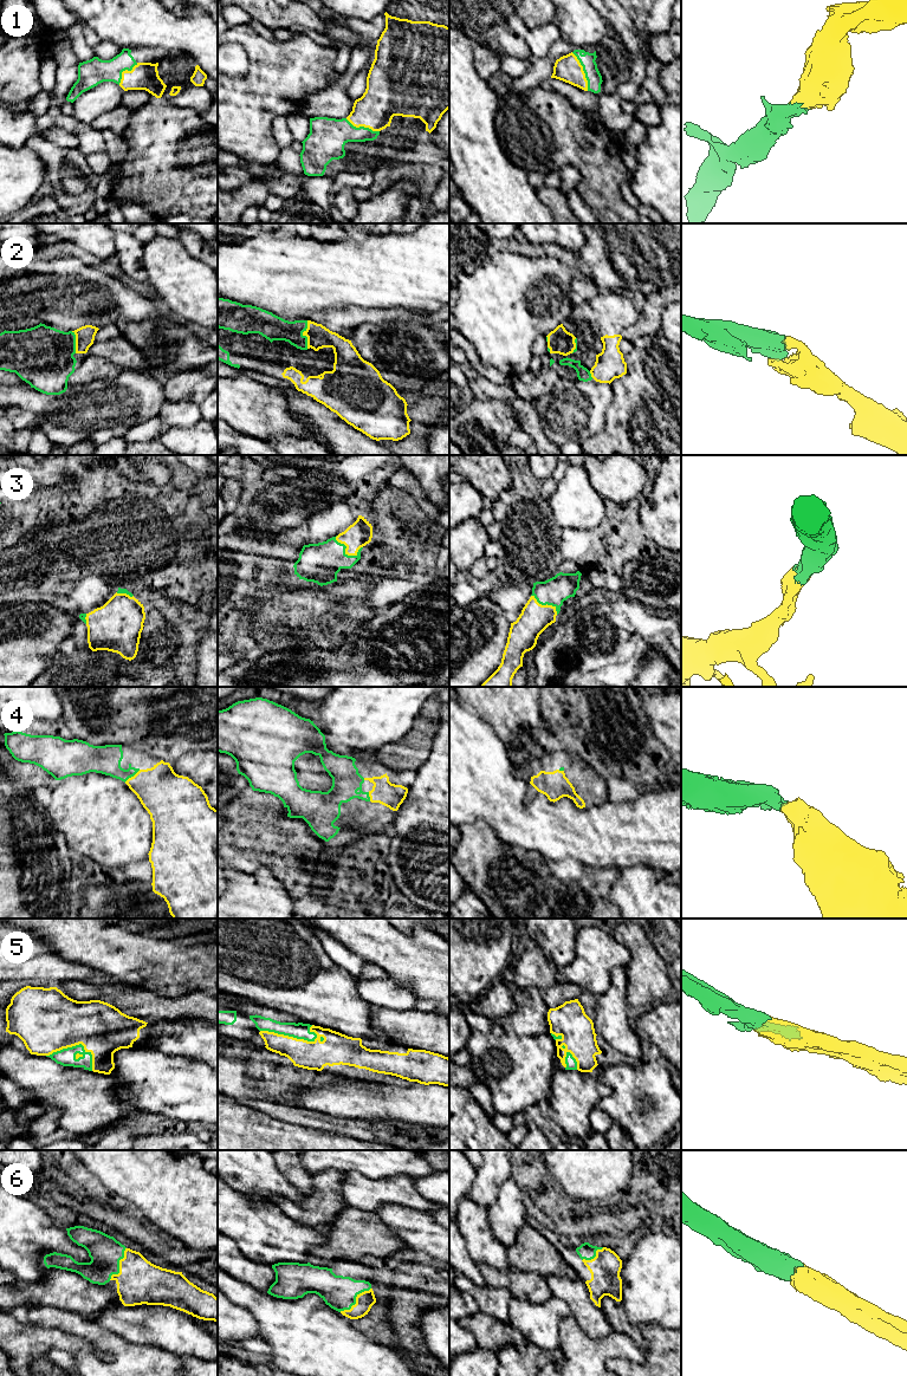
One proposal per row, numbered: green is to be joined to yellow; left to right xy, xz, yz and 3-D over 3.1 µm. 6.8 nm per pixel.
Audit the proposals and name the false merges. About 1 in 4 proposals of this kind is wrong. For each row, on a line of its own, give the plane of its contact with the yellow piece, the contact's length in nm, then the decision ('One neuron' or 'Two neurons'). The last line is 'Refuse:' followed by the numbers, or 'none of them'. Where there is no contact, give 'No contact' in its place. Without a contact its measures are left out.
1: Touches yellow in yz. Shared border 280 nm. One neuron
2: Touches yellow in xz. Shared border 190 nm. One neuron
3: Touches yellow in xz. Shared border 200 nm. One neuron
4: Touches yellow in xy. Shared border 140 nm. One neuron
5: Touches yellow in xz. Shared border 400 nm. One neuron
6: Touches yellow in xz. Shared border 280 nm. One neuron
Refuse: none of them

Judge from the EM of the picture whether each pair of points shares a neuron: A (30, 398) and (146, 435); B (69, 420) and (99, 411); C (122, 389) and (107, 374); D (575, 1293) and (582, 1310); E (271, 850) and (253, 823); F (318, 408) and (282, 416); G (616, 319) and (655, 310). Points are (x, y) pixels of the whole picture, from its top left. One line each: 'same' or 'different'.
A: different
B: same
C: different
D: same
E: same
F: different
G: different

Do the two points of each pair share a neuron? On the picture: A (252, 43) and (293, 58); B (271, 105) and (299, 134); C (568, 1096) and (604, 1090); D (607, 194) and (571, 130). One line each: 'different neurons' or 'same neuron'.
A: same neuron
B: different neurons
C: same neuron
D: same neuron

